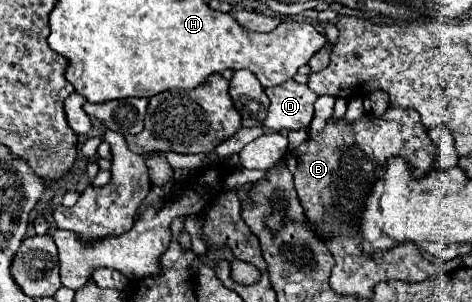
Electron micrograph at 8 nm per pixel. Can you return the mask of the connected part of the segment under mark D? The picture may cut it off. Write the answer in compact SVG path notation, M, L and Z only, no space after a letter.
M286 80L284 84L278 84L274 88L266 88L266 94L270 98L270 110L266 120L262 122L266 128L280 132L284 130L302 130L310 128L310 122L314 118L314 100L318 98L306 84L298 84L296 80Z

